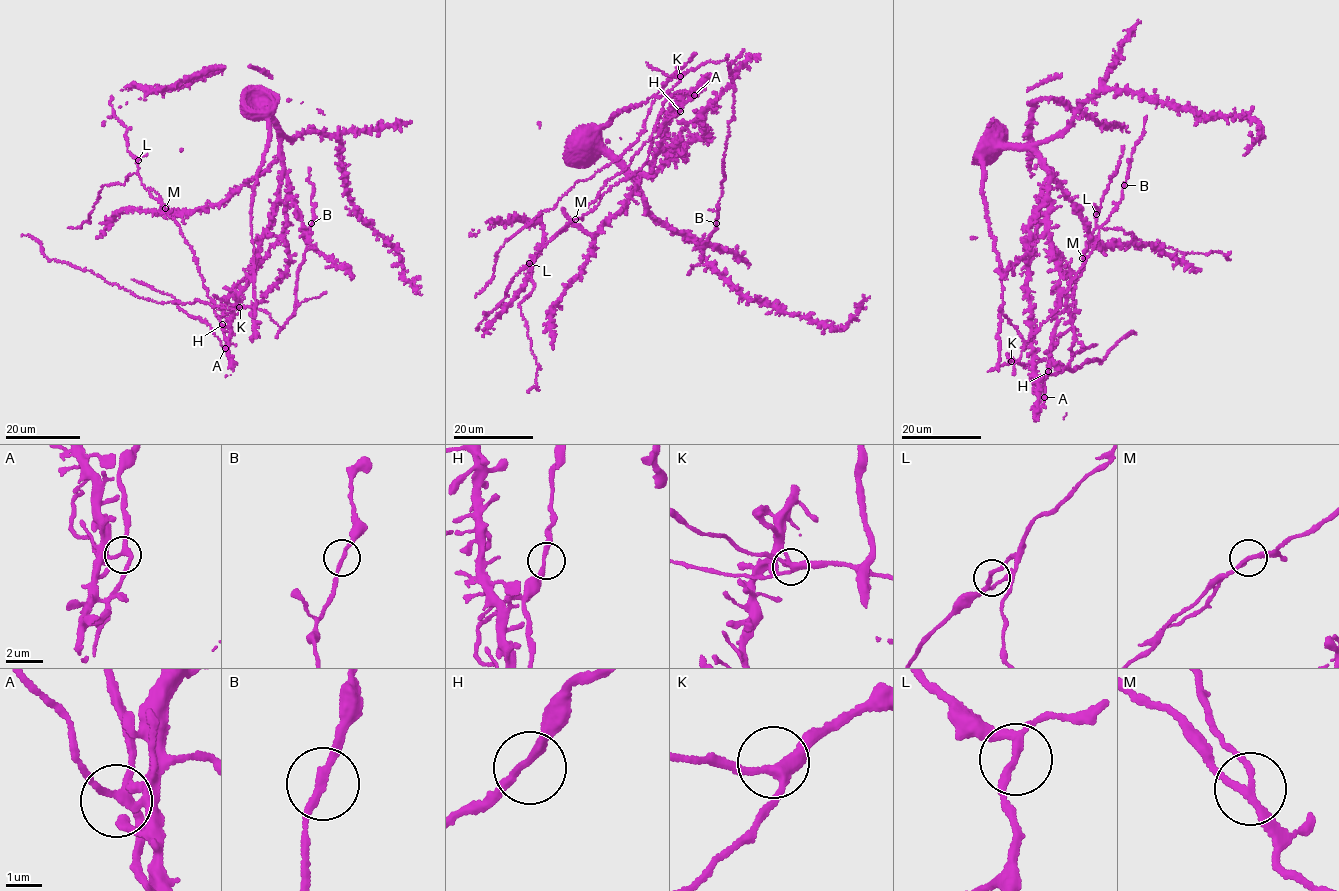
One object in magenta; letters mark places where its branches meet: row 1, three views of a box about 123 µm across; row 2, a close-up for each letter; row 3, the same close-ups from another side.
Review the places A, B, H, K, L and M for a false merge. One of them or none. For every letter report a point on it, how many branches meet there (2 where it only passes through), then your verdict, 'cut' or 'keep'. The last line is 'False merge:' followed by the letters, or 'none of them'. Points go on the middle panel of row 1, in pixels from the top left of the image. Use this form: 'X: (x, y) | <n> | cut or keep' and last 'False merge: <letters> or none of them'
A: (694, 95) | 3 | keep
B: (716, 223) | 2 | keep
H: (680, 111) | 2 | keep
K: (680, 76) | 3 | keep
L: (529, 263) | 3 | keep
M: (575, 219) | 3 | cut
False merge: M

